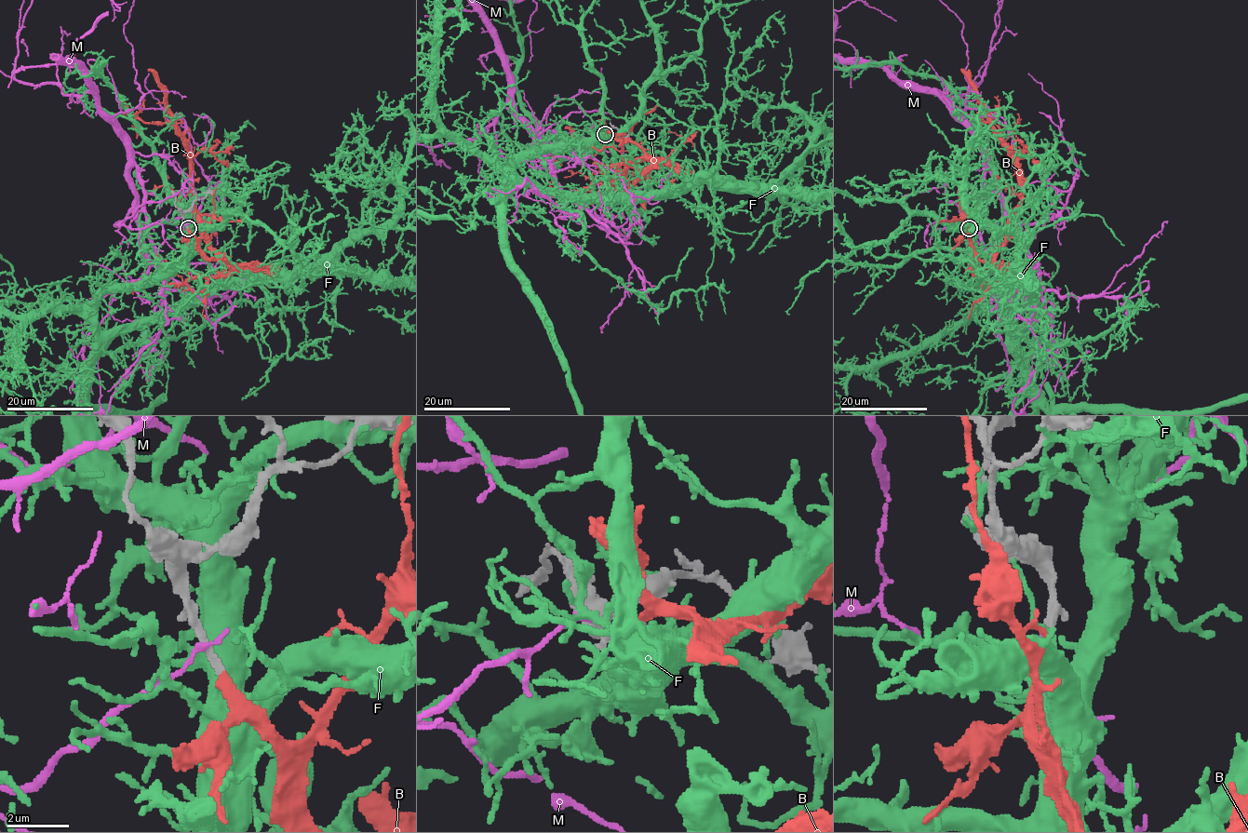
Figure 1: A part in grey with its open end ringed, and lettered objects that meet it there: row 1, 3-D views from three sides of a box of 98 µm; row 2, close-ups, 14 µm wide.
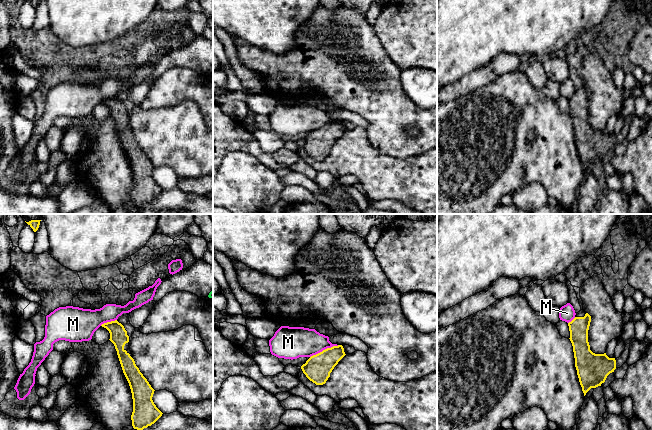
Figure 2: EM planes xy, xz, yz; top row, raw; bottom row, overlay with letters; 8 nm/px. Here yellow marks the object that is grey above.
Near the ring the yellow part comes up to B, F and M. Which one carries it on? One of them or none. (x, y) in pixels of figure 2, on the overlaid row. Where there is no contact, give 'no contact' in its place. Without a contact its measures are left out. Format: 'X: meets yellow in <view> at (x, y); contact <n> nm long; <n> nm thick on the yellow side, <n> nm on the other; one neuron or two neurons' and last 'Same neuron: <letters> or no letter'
B: no contact; one neuron
F: no contact; two neurons
M: meets yellow in xz at (325, 349); contact 260 nm long; 220 nm thick on the yellow side, 240 nm on the other; two neurons
Same neuron: B

